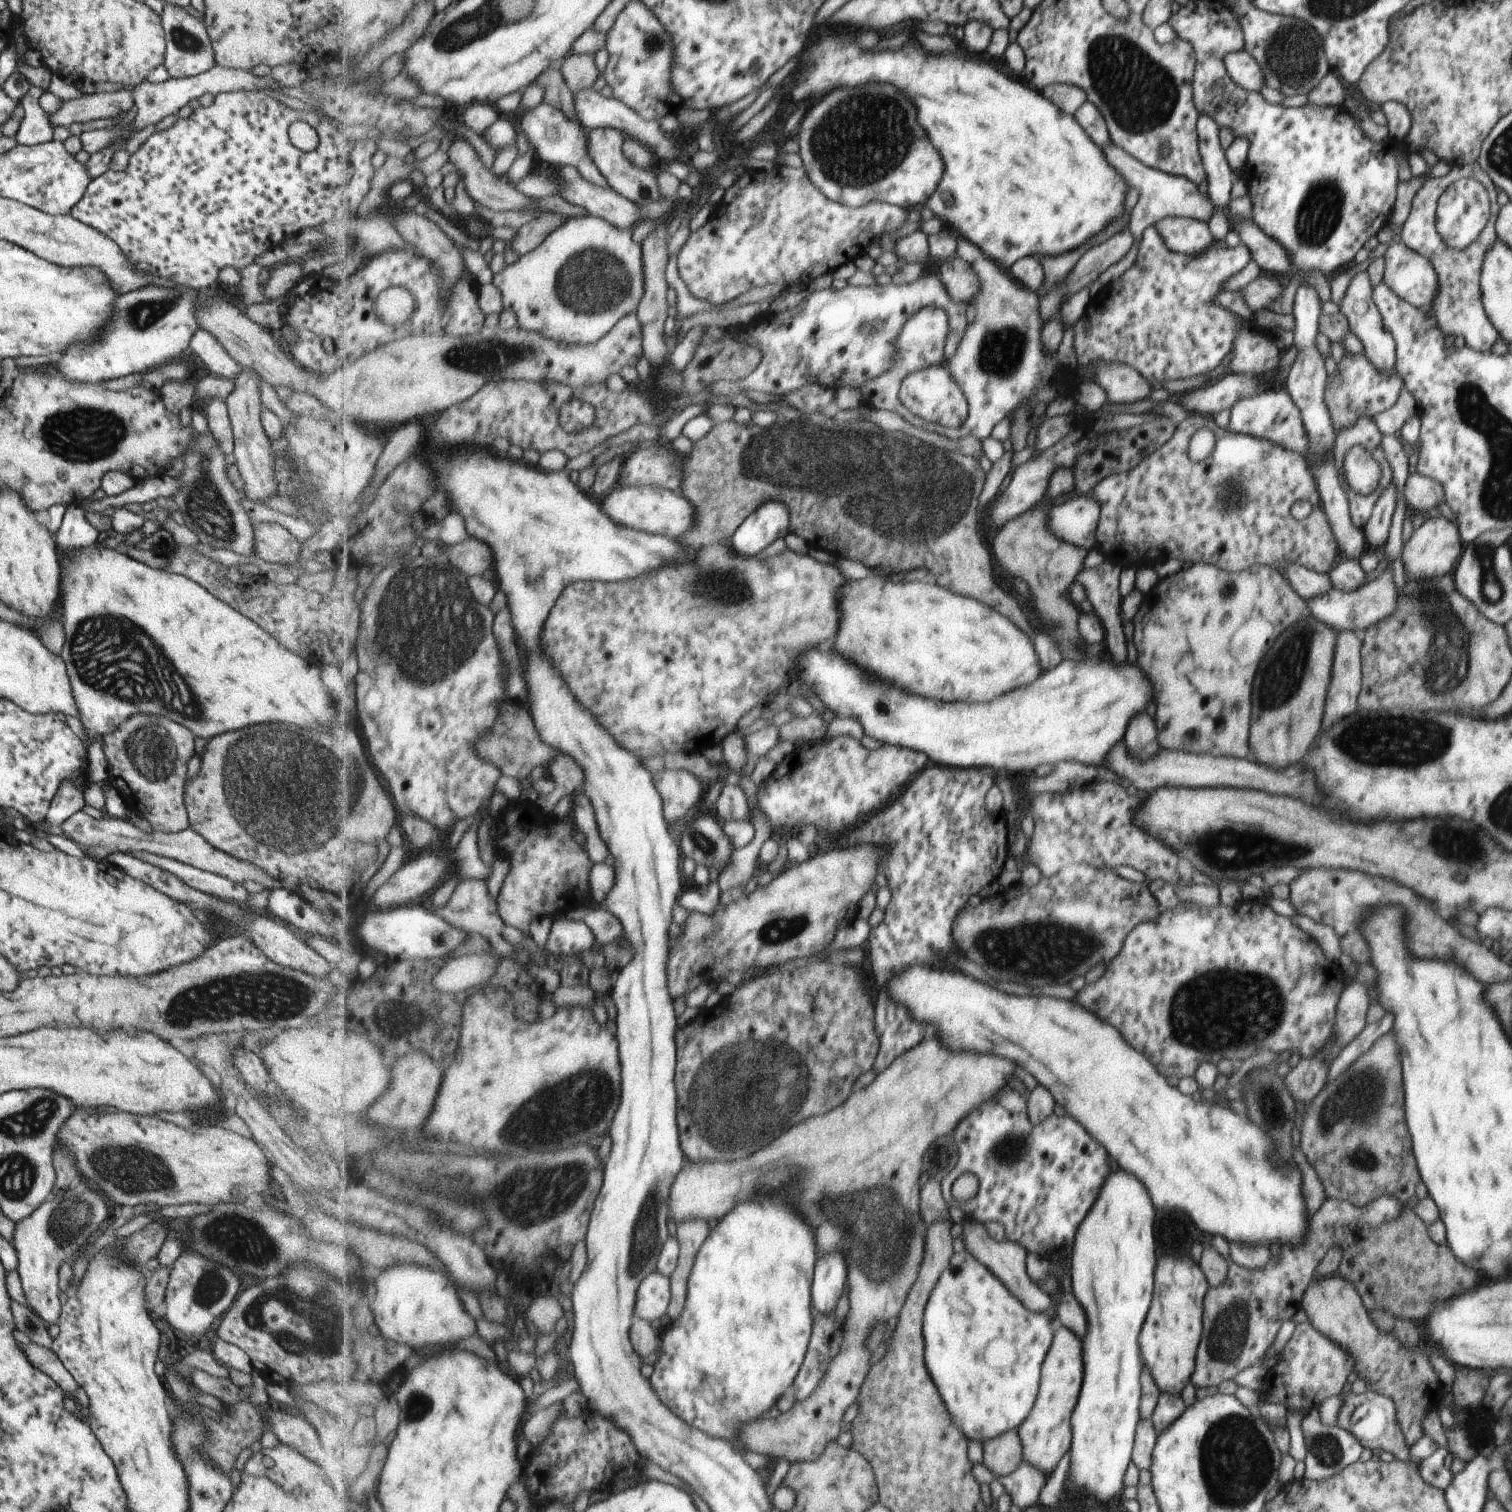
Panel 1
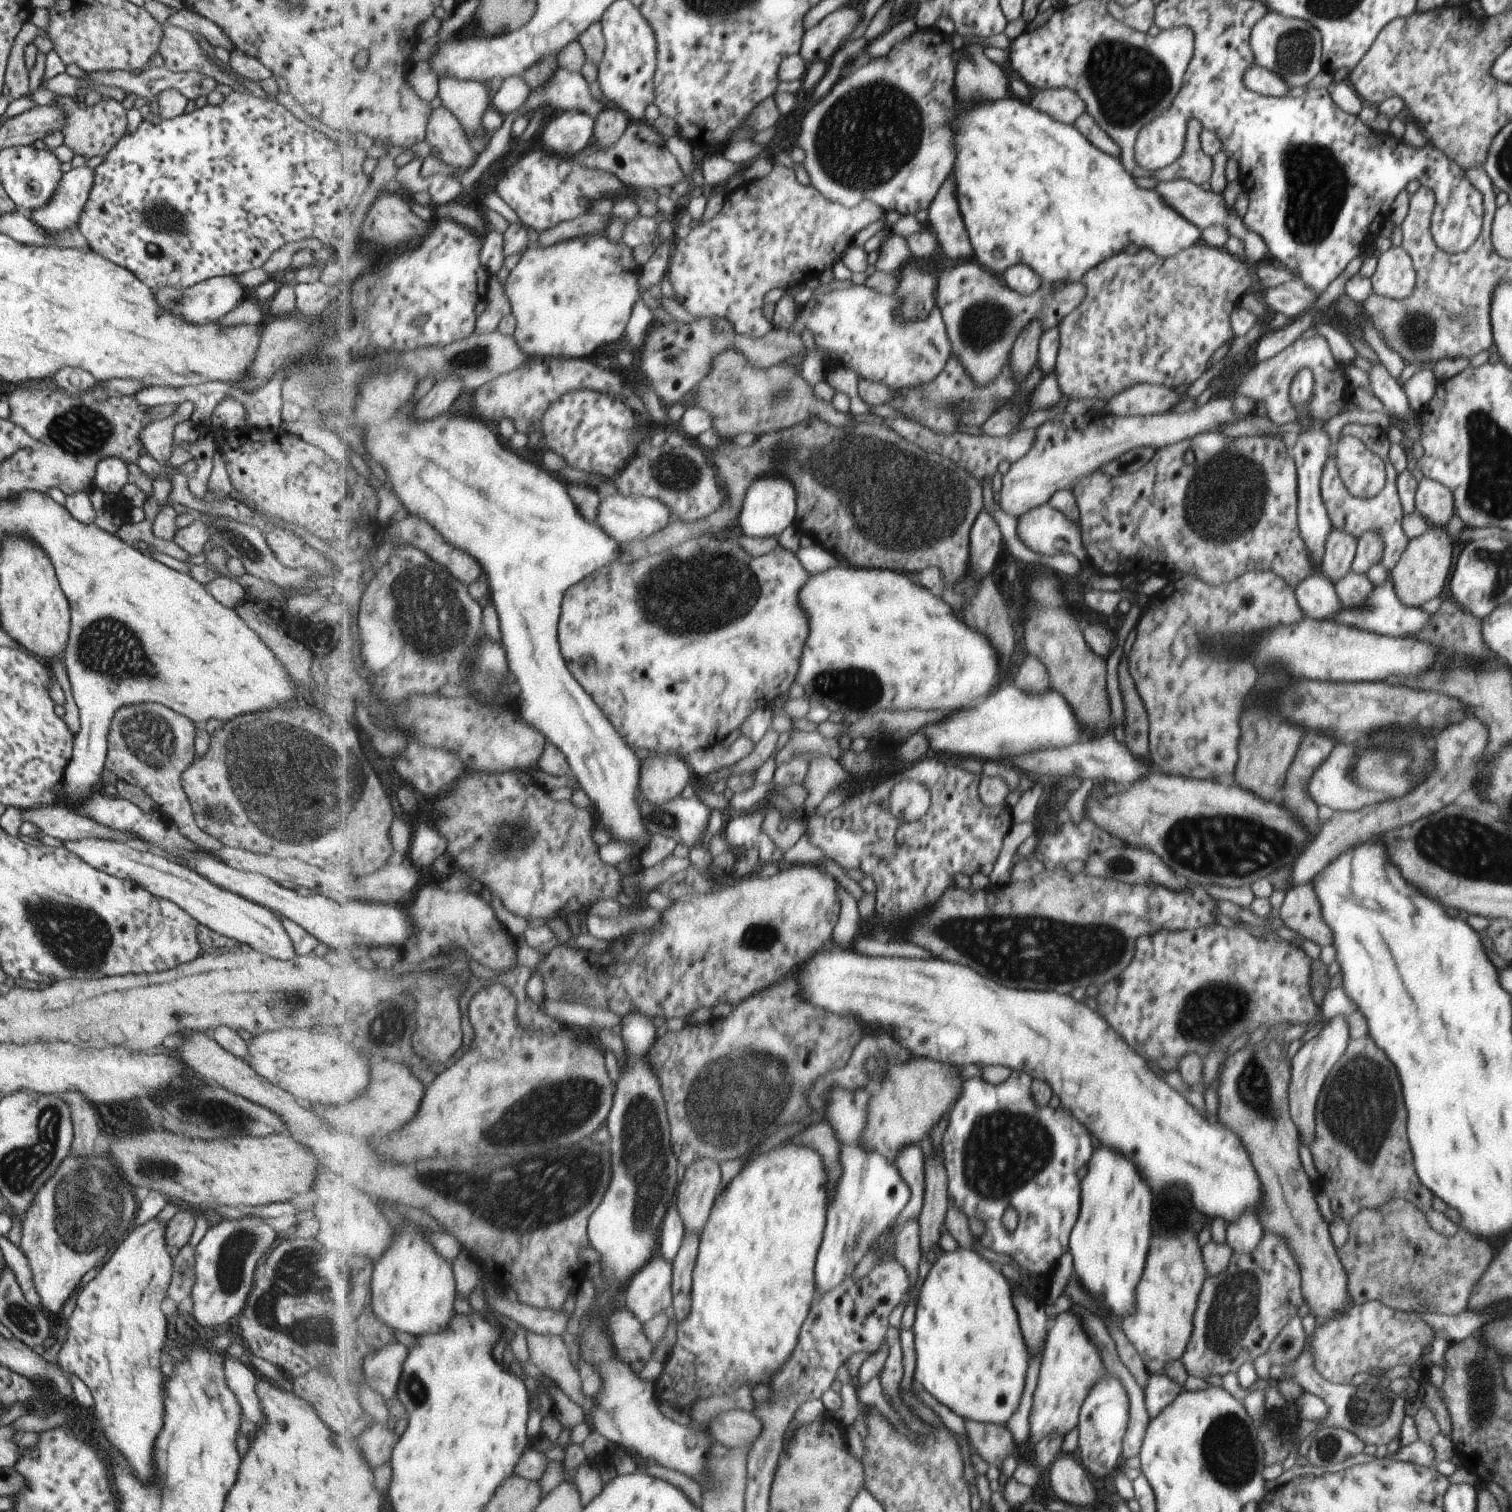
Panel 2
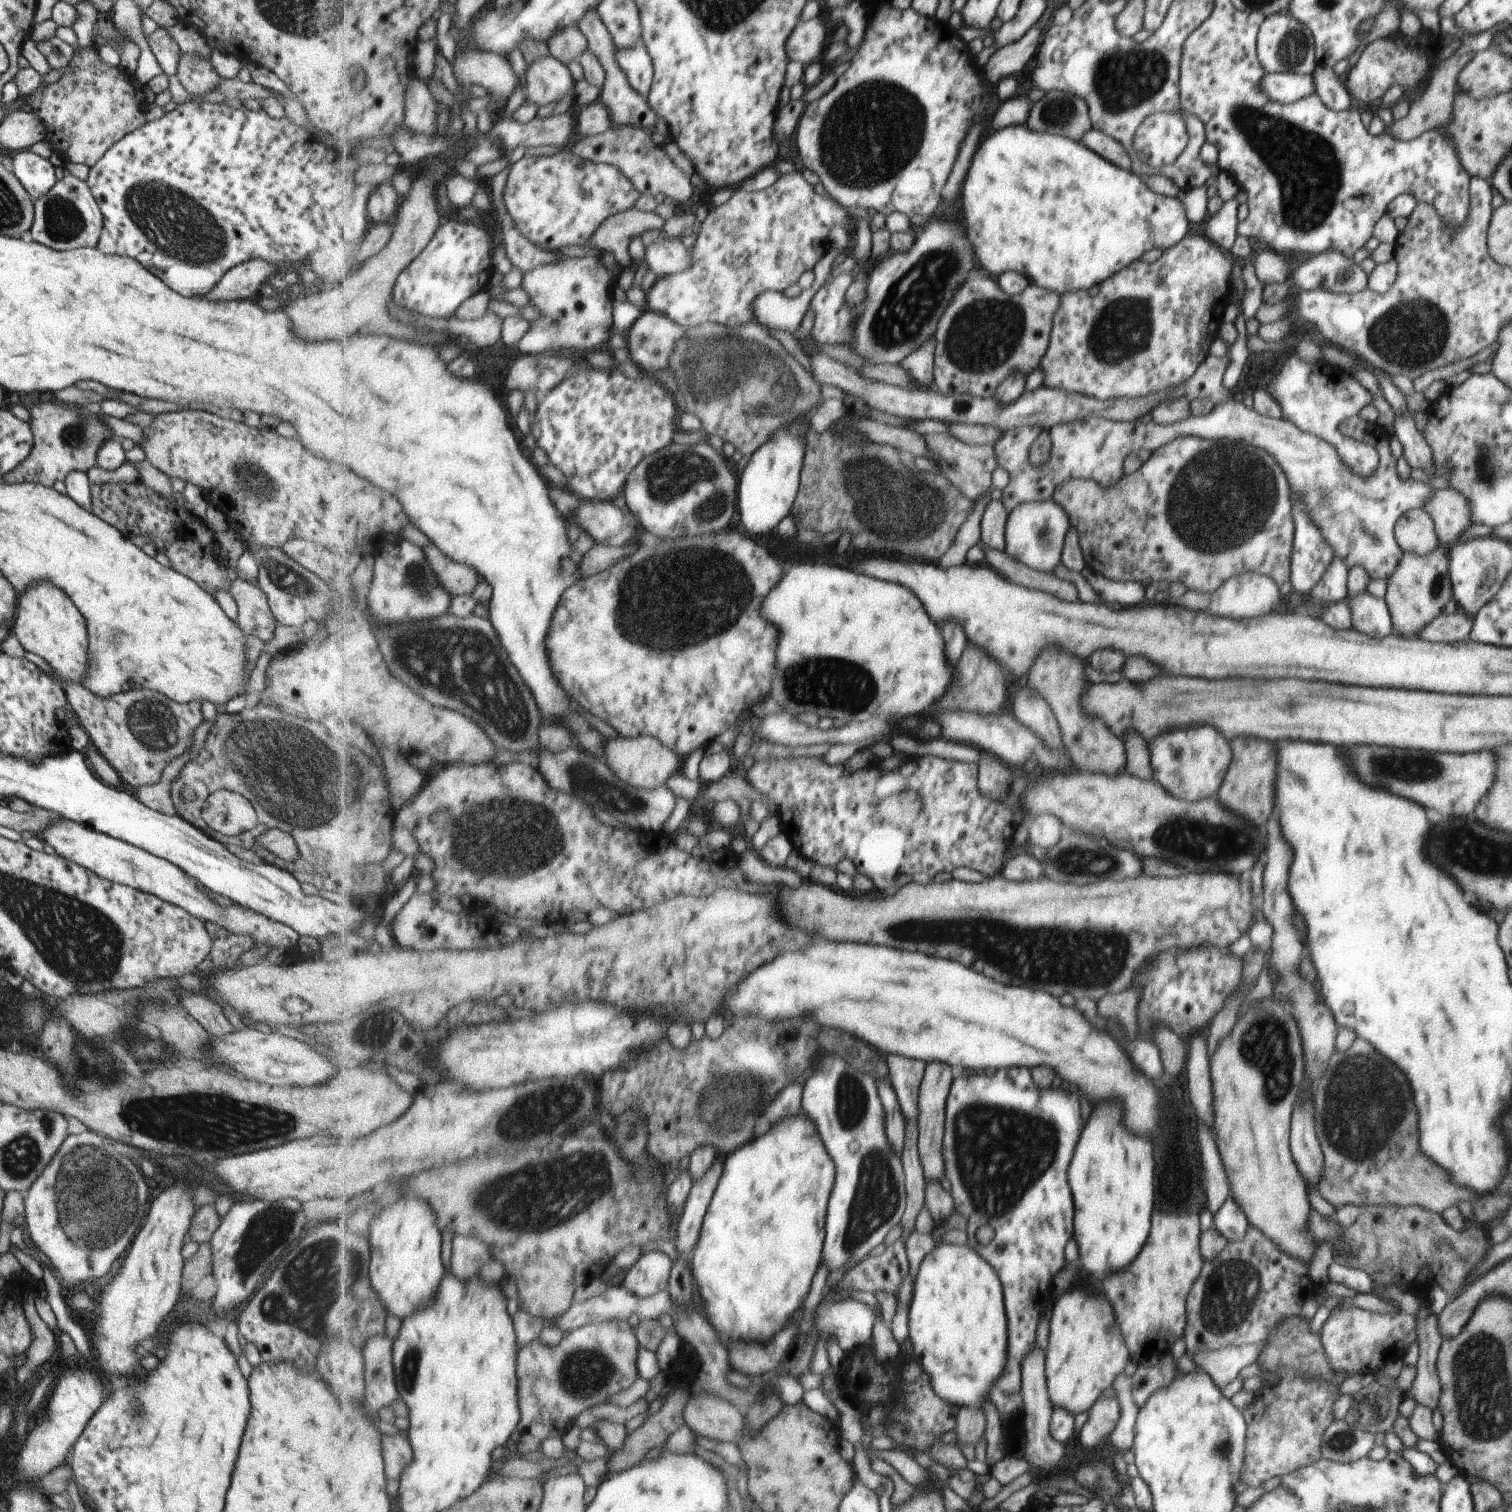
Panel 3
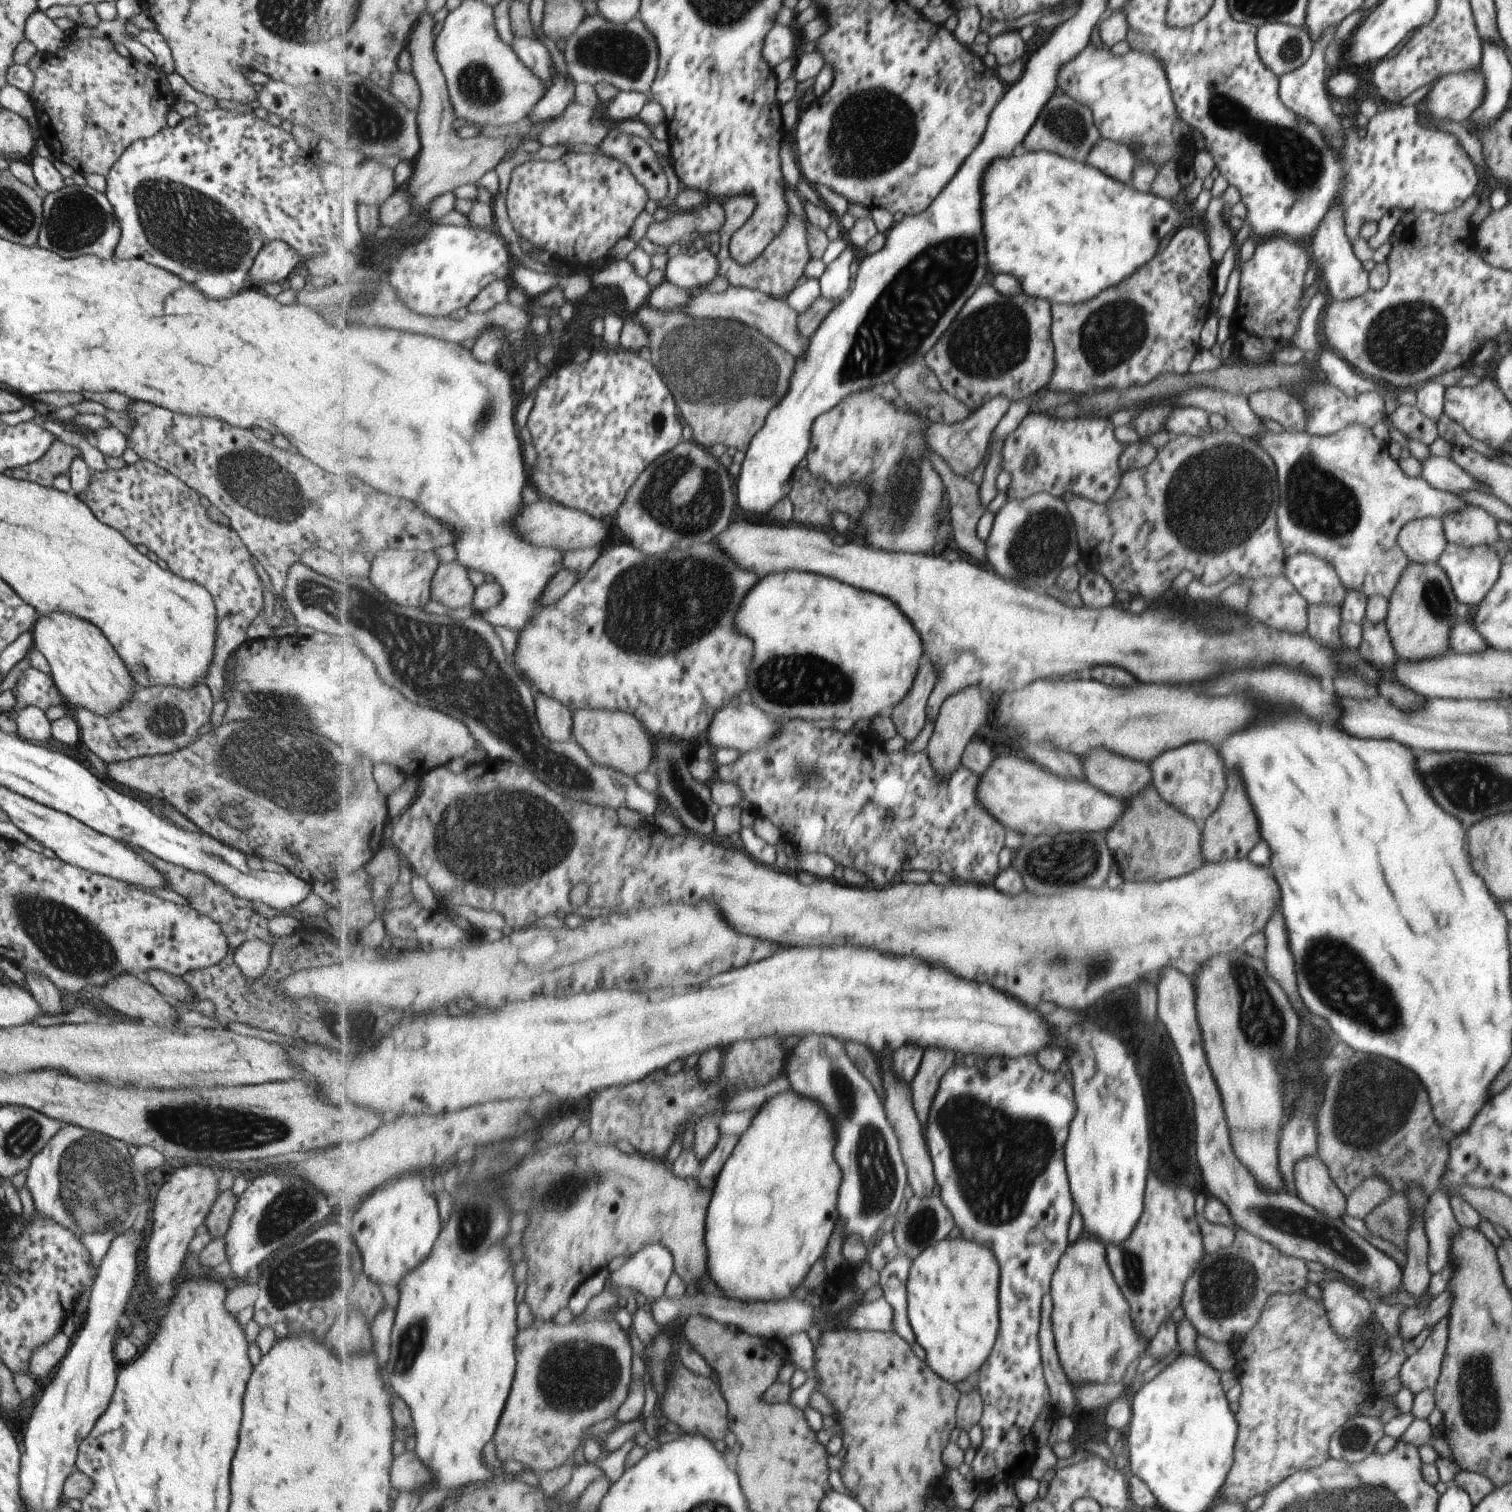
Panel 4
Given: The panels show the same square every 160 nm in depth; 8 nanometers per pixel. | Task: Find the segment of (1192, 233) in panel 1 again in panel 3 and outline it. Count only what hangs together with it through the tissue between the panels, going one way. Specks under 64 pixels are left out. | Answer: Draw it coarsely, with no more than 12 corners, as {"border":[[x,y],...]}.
{"border":[[1071,138],[984,140],[980,264],[1088,291],[1174,247],[1179,197]]}

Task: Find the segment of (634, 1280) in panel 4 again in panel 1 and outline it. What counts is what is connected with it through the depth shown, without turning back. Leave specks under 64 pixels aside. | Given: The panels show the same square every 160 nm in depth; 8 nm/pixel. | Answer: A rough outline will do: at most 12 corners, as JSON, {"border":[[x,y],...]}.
{"border":[[657,1271],[640,1286],[637,1317],[668,1315],[670,1276]]}

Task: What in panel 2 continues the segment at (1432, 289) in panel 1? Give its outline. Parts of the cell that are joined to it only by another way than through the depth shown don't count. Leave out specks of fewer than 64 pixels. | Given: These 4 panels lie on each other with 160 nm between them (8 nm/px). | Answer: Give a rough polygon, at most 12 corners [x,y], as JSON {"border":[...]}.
{"border":[[1392,246],[1377,258],[1377,295],[1404,299],[1417,278],[1412,256]]}

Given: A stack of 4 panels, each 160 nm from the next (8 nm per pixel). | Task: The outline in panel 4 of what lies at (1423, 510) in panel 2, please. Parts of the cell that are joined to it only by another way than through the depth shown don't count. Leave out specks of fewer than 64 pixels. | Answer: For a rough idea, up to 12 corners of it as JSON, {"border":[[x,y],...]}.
{"border":[[1467,504],[1441,521],[1448,543],[1498,548],[1497,521]]}

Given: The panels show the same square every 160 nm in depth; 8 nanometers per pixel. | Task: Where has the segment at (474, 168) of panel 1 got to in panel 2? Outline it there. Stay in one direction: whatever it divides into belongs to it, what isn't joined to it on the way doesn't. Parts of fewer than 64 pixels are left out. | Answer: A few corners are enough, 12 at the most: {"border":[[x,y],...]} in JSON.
{"border":[[444,104],[432,111],[426,142],[458,170],[479,156]]}

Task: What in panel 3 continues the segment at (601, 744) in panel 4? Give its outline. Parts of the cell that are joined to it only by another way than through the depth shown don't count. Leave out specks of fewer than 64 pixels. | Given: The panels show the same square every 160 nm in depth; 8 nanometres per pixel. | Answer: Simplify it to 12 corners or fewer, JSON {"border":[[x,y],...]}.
{"border":[[654,736],[608,739],[632,787],[668,787],[682,757]]}

